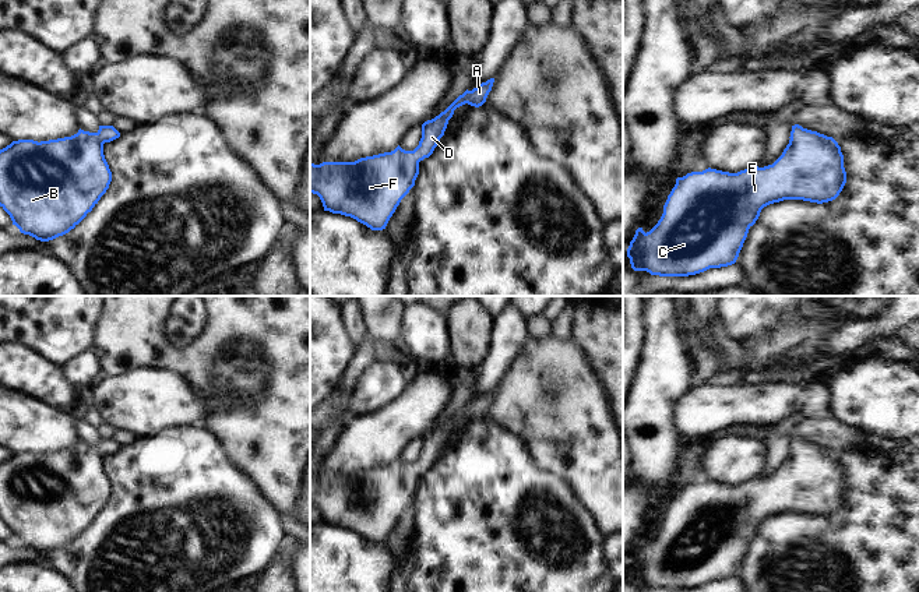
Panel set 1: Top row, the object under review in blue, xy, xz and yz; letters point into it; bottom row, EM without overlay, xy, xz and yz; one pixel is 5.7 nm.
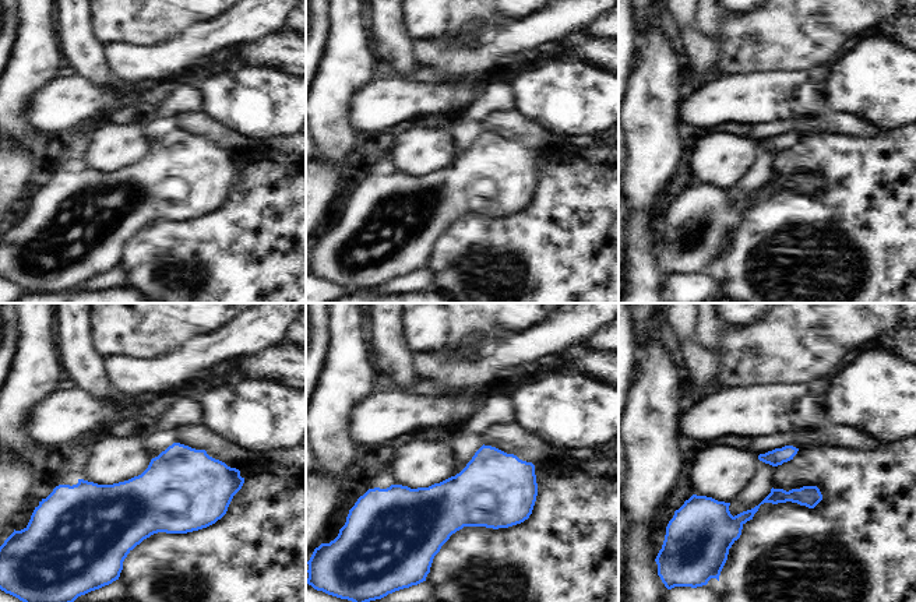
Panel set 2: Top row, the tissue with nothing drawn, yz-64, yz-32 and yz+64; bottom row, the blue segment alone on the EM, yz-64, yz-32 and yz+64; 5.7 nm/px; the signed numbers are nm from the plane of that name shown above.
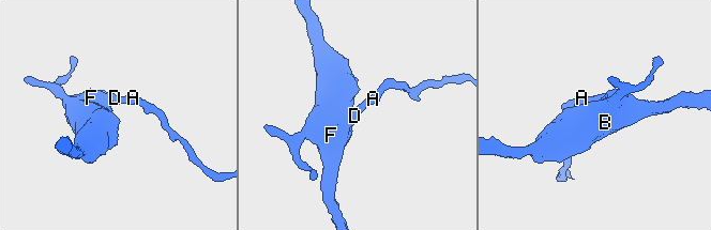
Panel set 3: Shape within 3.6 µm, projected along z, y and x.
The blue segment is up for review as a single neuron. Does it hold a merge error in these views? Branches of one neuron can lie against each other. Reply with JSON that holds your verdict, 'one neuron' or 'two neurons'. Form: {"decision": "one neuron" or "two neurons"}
{"decision": "one neuron"}

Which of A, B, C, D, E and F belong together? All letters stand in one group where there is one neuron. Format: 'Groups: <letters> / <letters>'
Groups: A B C D E F

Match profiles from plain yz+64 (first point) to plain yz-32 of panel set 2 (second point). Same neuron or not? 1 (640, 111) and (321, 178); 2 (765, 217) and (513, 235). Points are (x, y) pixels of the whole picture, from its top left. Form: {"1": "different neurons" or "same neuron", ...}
{"1": "different neurons", "2": "same neuron"}

